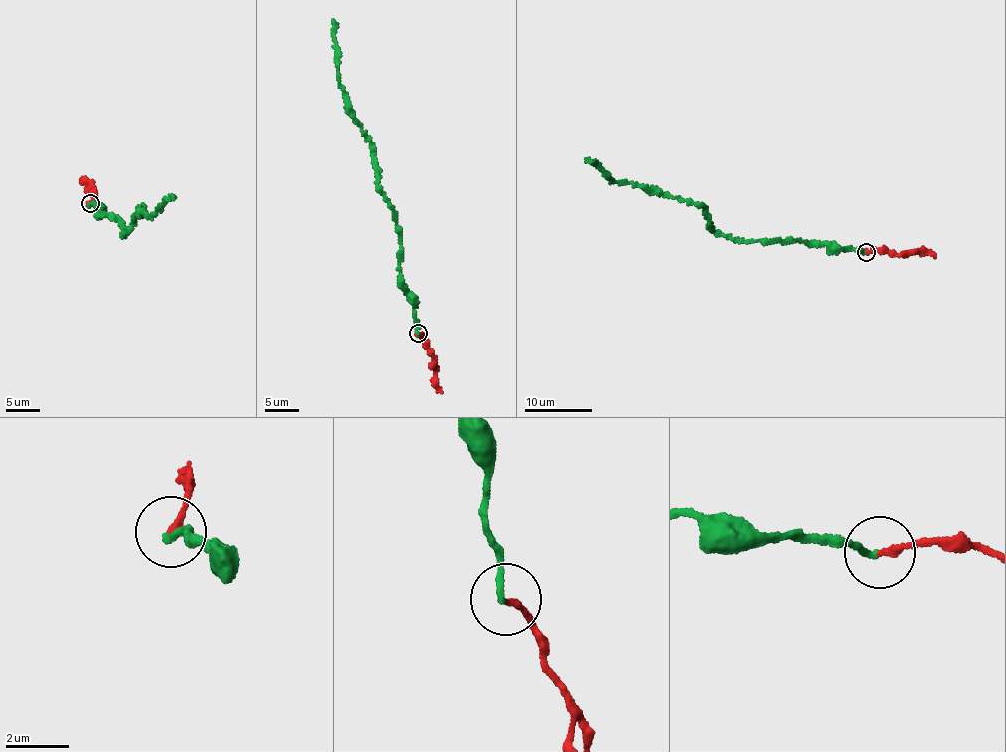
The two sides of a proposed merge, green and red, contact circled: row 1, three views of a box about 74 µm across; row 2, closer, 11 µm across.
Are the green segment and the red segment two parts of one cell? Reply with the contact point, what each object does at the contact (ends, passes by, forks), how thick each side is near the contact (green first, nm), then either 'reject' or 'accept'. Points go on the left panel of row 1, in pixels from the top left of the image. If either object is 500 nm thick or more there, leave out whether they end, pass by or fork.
(90, 203) | green ends | red ends | 190/220 nm | accept

